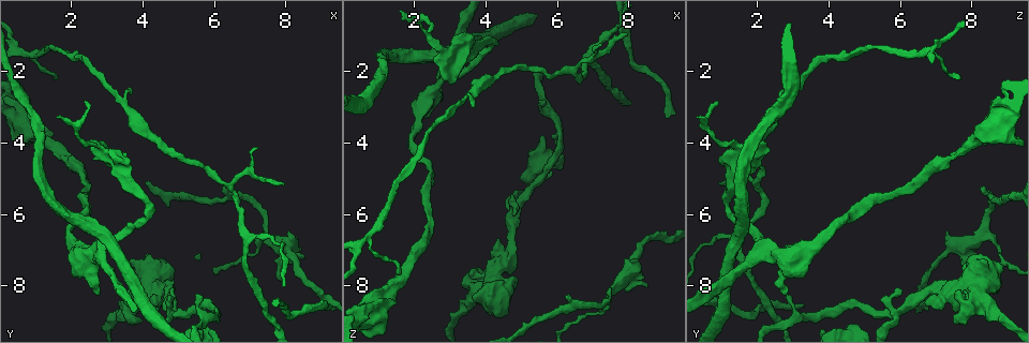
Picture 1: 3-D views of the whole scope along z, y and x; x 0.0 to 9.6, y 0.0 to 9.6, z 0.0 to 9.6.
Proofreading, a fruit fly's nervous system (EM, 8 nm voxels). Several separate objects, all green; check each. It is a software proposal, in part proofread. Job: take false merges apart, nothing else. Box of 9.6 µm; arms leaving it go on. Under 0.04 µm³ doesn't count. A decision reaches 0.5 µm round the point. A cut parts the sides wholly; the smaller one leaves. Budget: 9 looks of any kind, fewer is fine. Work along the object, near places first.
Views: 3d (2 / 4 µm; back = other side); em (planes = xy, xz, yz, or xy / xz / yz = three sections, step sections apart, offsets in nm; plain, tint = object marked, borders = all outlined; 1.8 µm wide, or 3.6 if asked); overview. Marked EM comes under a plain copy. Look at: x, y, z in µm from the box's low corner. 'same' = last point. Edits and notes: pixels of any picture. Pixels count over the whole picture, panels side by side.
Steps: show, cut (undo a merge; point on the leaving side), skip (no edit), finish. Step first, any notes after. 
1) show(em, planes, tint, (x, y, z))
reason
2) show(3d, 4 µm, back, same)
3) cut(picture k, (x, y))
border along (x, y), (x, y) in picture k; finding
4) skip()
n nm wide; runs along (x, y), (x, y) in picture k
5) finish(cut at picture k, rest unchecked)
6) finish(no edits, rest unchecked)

show(3d, 4 µm, (3.80, 8.30, 8.15))
sharp bend

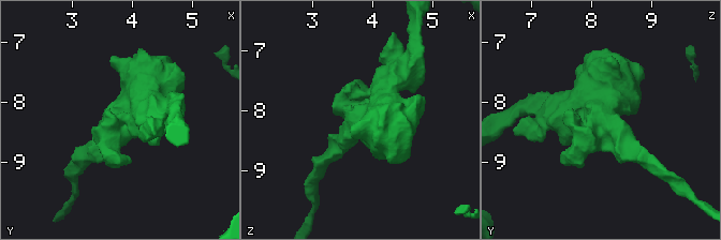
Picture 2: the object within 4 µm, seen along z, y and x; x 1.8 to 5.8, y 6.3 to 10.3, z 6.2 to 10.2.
show(em, 3.6 µm, planes, borders, (3.75, 8.30, 8.15))
need the tissue

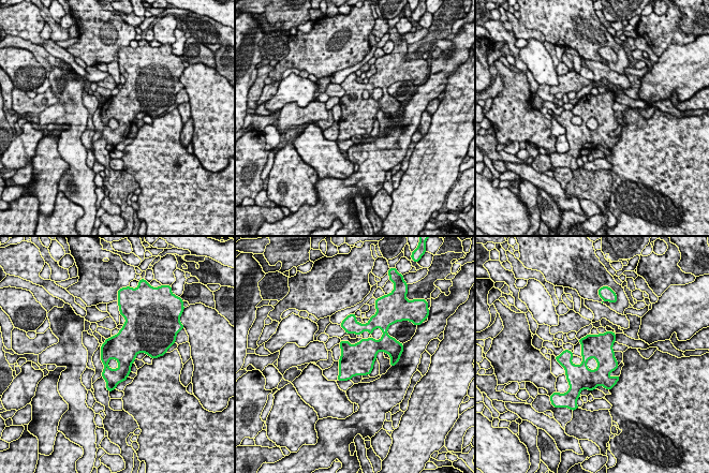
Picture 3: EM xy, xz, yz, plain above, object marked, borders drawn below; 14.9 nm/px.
skip()
380 nm wide; one neuron here

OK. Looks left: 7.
show(em, 3.6 µm, planes, tint, (4.75, 8.80, 5.90))
narrows sharply

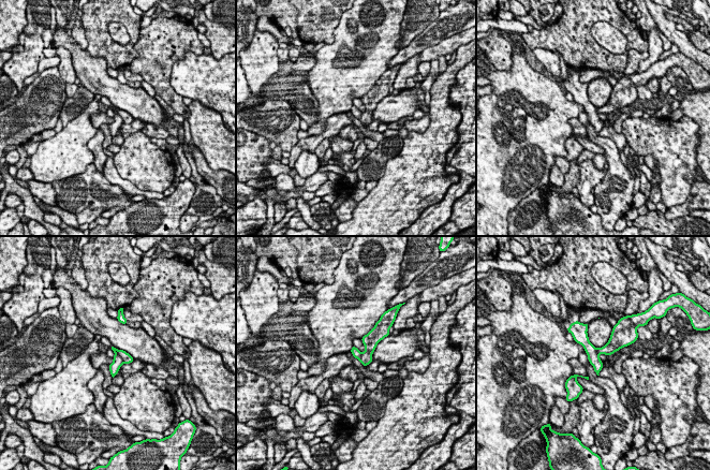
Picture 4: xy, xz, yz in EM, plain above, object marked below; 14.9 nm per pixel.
cut(picture 4, (115, 366))
190 nm wide; two neurons meet here

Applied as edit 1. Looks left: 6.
show(em, xz, step 8, tint, (6.75, 6.55, 1.55))
arms part here

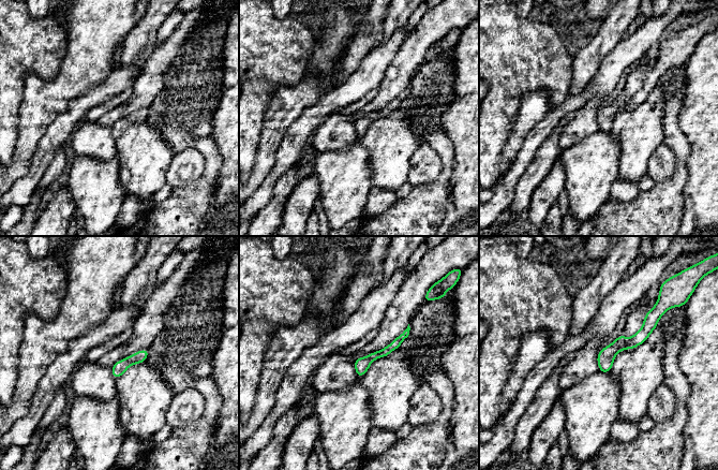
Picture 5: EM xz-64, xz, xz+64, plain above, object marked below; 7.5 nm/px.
show(em, planes, tint, same)
cut it another way

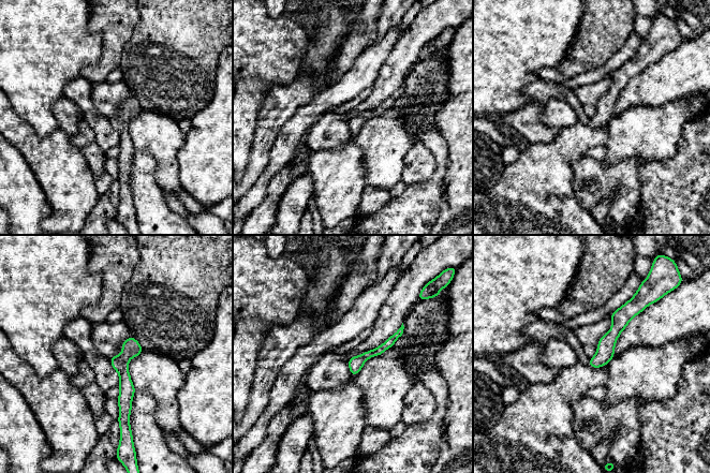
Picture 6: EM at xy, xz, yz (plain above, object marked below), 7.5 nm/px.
skip()
110 nm wide; runs along (132, 340), (123, 357), (124, 418) in picture 6; continuous, no second neuron

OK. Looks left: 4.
show(em, 3.6 µm, planes, borders, (0.65, 1.45, 6.70))
three-way junction

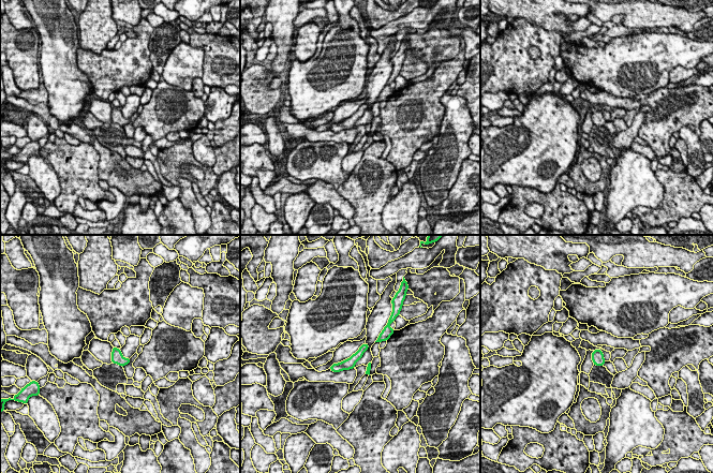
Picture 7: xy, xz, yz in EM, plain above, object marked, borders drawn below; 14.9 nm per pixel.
skip()
140 nm wide; runs along (365, 346), (348, 364), (333, 368) in picture 7; one neuron here

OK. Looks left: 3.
finish(cut at picture 4, rest unchecked)

